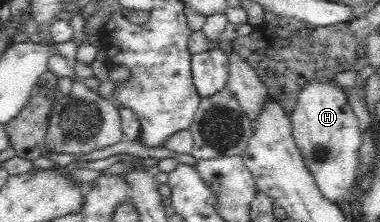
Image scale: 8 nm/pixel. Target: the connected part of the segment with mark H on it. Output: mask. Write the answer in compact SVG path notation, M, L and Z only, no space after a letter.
M312 80L308 86L304 86L300 90L296 106L288 114L291 122L291 135L295 140L295 145L304 157L308 170L312 173L320 194L328 202L333 202L334 204L337 204L341 199L347 198L355 183L357 175L357 152L361 143L360 124L354 113L352 113L350 105L346 103L345 91L339 90L333 81L319 82Z

